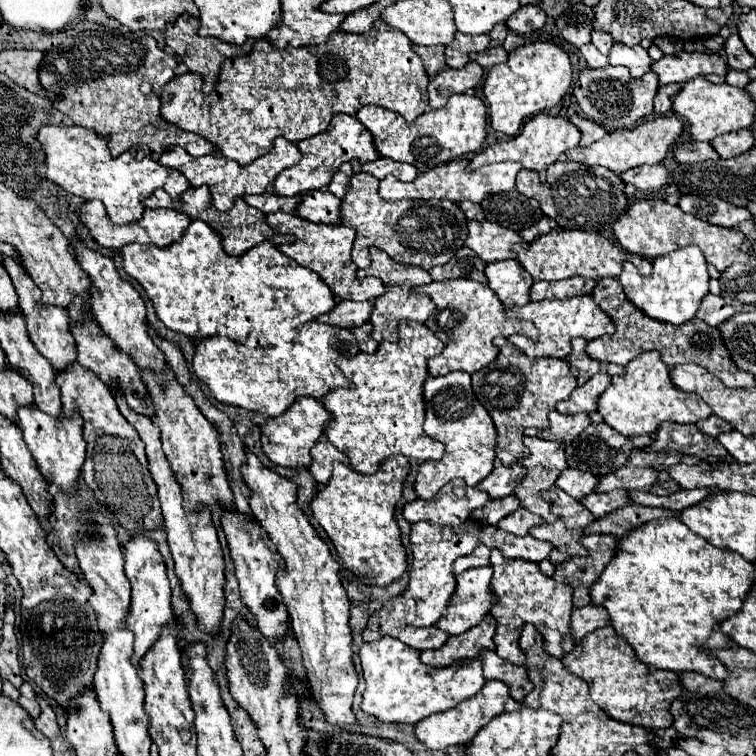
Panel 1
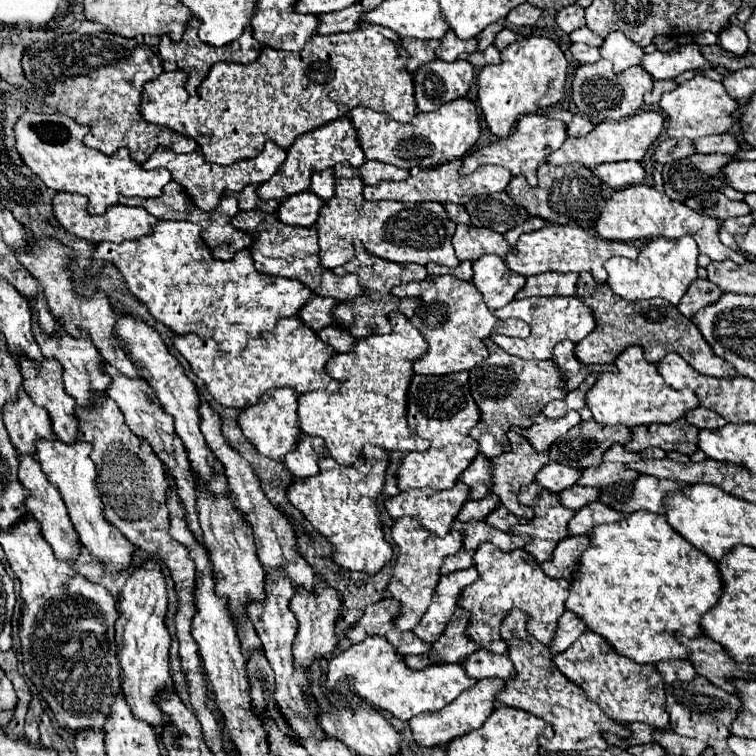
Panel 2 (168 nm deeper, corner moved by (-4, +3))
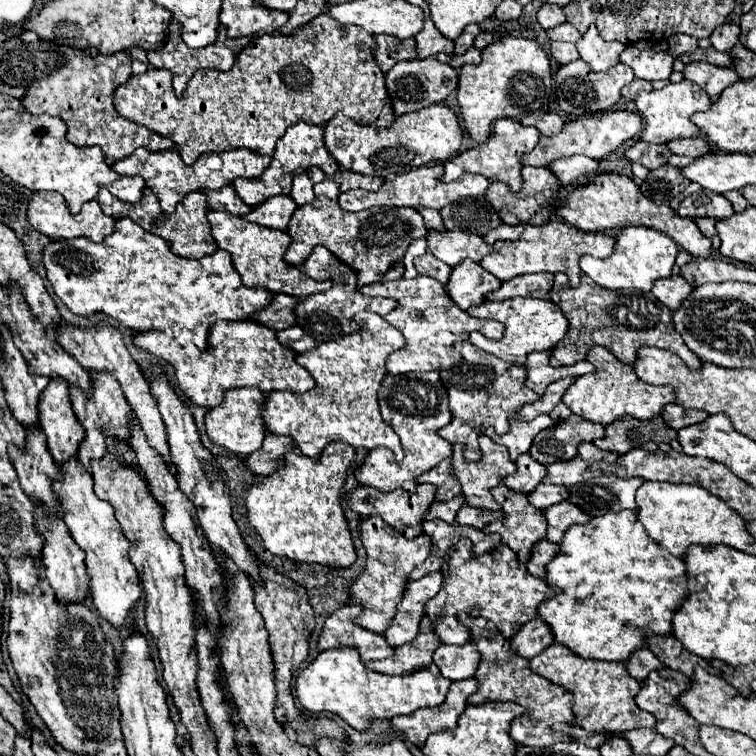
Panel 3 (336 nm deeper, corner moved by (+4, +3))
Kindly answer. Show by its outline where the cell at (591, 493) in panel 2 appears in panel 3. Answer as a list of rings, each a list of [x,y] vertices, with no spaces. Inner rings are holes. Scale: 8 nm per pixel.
[[[540,483],[532,493],[528,493],[528,503],[532,503],[540,511],[554,505],[554,503],[566,501],[566,499],[568,499],[568,489],[562,485]]]

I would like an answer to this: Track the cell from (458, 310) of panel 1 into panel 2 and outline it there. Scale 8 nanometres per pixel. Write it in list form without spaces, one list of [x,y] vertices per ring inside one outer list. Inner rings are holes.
[[[454,275],[428,277],[424,281],[398,285],[392,289],[396,297],[420,297],[422,307],[410,317],[410,321],[424,333],[430,349],[422,359],[414,361],[414,371],[420,375],[446,375],[454,371],[472,369],[488,357],[484,339],[498,333],[504,321],[496,319],[484,305],[480,291],[470,281],[460,281]]]

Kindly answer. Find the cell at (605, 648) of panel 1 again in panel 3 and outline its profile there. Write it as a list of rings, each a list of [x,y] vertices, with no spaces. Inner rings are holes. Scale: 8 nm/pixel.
[[[552,643],[540,655],[530,659],[530,669],[540,677],[564,687],[572,695],[572,725],[592,733],[624,733],[632,729],[652,729],[656,719],[636,707],[634,697],[640,691],[640,681],[632,679],[624,663],[582,659],[568,647]]]

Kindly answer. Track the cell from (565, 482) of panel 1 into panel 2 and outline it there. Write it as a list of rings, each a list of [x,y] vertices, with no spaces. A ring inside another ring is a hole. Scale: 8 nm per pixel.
[[[548,463],[538,475],[536,483],[540,483],[546,491],[560,493],[572,485],[576,485],[580,479],[580,469],[558,465],[558,463]]]

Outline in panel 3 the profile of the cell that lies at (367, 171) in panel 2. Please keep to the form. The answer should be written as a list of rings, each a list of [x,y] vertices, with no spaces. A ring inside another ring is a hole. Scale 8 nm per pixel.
[[[340,171],[338,173],[338,185],[340,191],[350,191],[350,189],[364,189],[364,191],[378,191],[382,187],[384,179],[380,177],[370,177],[370,175],[358,175],[352,171]]]

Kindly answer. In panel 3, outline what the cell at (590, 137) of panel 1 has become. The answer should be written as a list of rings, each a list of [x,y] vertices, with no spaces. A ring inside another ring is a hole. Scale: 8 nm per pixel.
[[[534,113],[522,119],[522,125],[534,125],[540,131],[540,135],[556,135],[564,127],[564,117],[556,113]]]

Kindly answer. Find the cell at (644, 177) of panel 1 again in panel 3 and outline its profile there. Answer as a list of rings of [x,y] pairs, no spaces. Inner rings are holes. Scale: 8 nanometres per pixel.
[[[572,155],[568,159],[556,159],[556,163],[550,163],[548,169],[556,175],[562,185],[570,185],[596,175],[598,161],[584,155]]]

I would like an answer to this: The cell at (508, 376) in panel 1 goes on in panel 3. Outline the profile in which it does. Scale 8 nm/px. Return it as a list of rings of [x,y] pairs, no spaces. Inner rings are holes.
[[[468,341],[460,343],[464,345],[462,349],[462,359],[456,363],[452,369],[440,371],[440,379],[444,379],[444,387],[448,391],[448,407],[452,411],[452,421],[448,427],[442,427],[438,435],[446,439],[448,443],[460,443],[464,447],[464,459],[466,461],[476,461],[480,455],[478,451],[478,437],[486,427],[502,427],[506,431],[508,419],[516,415],[516,409],[522,405],[536,401],[538,395],[524,385],[526,381],[526,369],[512,365],[508,361],[502,361],[498,357],[492,357]]]

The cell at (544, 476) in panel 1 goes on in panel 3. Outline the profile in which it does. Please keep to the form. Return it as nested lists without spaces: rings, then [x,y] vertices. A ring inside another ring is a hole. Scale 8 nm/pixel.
[[[480,435],[478,443],[480,443],[482,455],[480,455],[480,461],[476,461],[476,463],[464,461],[464,457],[462,457],[462,445],[454,445],[454,451],[452,451],[452,475],[458,479],[458,483],[462,487],[464,501],[468,505],[482,507],[482,509],[492,509],[492,511],[500,511],[500,505],[494,500],[490,490],[492,487],[500,485],[506,475],[514,473],[516,465],[510,461],[508,451],[504,447],[500,447],[498,443],[490,441],[486,435]]]

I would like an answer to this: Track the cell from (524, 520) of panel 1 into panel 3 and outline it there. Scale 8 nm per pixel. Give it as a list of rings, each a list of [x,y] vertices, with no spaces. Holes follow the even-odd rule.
[[[470,505],[460,507],[460,511],[456,515],[458,525],[470,525],[470,527],[476,527],[476,529],[482,529],[484,525],[488,525],[494,519],[496,519],[494,511],[484,511],[480,507],[470,507]]]

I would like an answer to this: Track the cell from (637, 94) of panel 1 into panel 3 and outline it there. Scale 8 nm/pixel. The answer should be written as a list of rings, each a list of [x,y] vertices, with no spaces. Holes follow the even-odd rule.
[[[580,59],[572,61],[568,65],[562,65],[558,69],[558,73],[556,73],[558,105],[570,117],[586,117],[586,115],[604,111],[604,109],[612,107],[620,99],[620,89],[624,85],[628,85],[632,79],[634,79],[634,73],[624,63],[618,63],[616,67],[610,67],[608,71],[596,73],[596,71],[590,71],[590,67],[586,67],[584,61],[580,61]]]

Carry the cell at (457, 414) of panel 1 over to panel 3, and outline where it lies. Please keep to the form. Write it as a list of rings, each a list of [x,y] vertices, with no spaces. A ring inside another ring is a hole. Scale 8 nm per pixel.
[[[436,371],[432,373],[406,373],[406,375],[386,375],[384,383],[380,383],[378,391],[378,407],[380,415],[386,423],[392,425],[396,435],[402,441],[404,459],[396,461],[390,449],[377,447],[368,451],[362,465],[354,471],[354,477],[360,485],[374,487],[378,491],[394,491],[394,489],[416,489],[416,477],[424,471],[436,467],[442,459],[452,455],[452,447],[444,441],[436,431],[450,423],[448,395]]]

